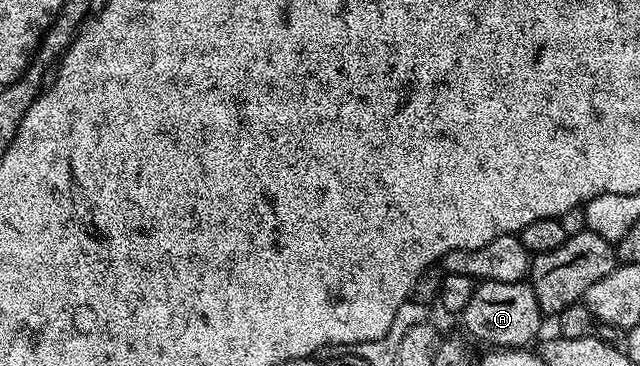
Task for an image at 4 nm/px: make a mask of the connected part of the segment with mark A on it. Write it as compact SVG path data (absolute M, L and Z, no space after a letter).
M528 281L481 282L476 288L474 297L470 297L470 305L466 305L462 316L464 327L469 331L467 334L473 340L476 338L488 343L484 345L492 349L505 347L524 349L532 345L536 334L540 331L540 319L542 320L542 312L538 305L538 297L534 297L534 289Z

